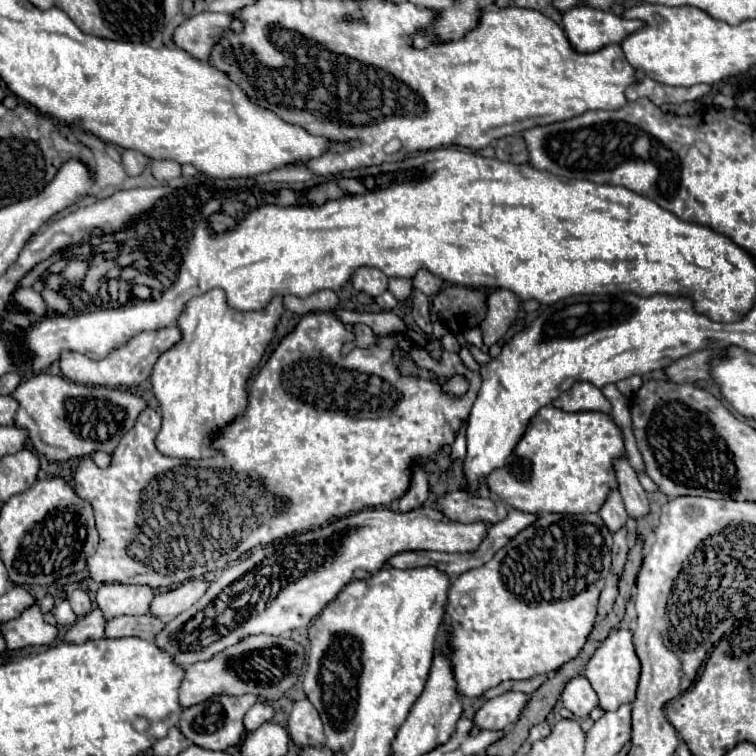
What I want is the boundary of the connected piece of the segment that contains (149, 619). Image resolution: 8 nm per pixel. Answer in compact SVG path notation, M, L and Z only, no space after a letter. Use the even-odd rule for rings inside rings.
M152 614L146 616L118 616L110 622L106 622L106 638L144 638L152 640L160 630L164 628L164 622L160 618L154 618Z

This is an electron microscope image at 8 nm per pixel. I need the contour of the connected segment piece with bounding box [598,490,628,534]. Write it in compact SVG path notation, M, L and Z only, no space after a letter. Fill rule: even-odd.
M612 490L610 492L608 500L604 502L604 506L602 506L602 510L598 514L600 514L600 518L604 520L604 524L608 526L608 530L612 534L618 532L626 524L628 514L624 510L624 504L622 504L622 498L620 498L620 492L618 490Z

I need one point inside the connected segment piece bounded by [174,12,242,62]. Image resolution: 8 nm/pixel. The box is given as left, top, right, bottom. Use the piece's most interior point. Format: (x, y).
(197, 35)

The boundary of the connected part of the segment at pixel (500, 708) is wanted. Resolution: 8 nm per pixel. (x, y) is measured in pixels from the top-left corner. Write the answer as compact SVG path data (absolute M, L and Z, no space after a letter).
M506 692L502 696L484 702L484 706L476 712L474 718L476 722L474 734L480 728L488 728L488 730L510 728L520 718L520 712L524 710L526 702L528 702L528 694L524 692Z

